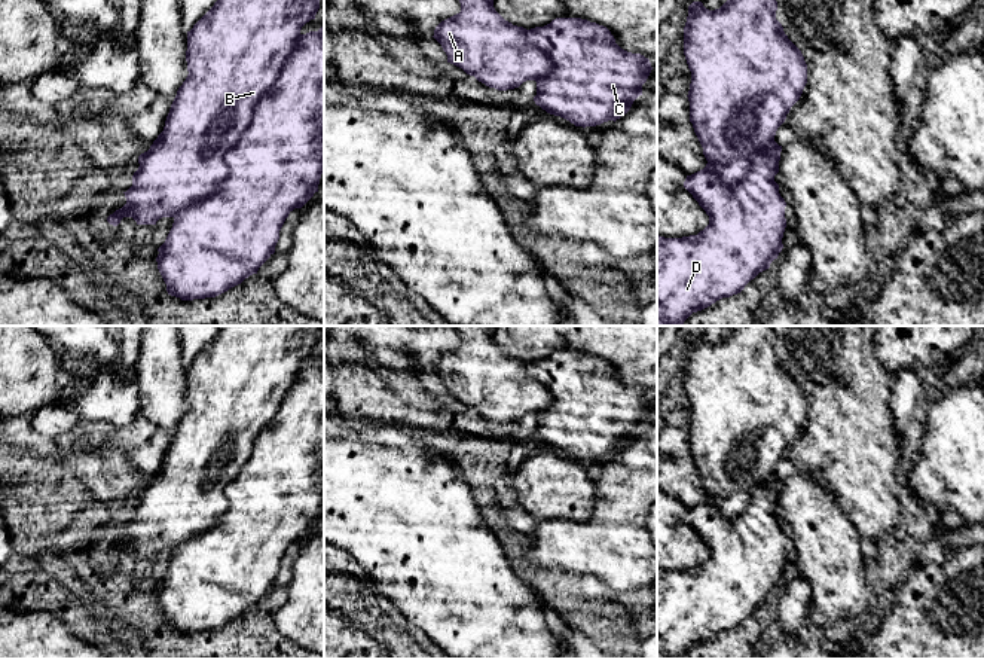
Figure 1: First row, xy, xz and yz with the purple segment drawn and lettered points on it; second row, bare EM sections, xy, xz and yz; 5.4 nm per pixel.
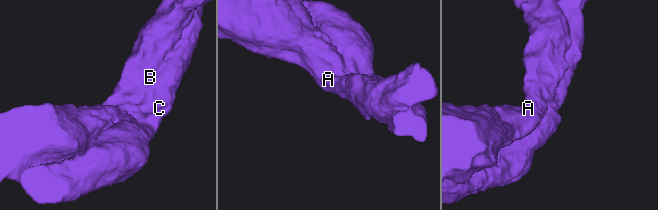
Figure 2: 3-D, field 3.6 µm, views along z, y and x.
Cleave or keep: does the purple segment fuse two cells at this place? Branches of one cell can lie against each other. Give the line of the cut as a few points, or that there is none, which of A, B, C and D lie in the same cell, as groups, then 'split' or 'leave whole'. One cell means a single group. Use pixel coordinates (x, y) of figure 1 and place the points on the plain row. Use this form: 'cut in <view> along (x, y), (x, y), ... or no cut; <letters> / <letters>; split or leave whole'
cut in xy along (300, 368), (243, 470), (228, 485), (228, 509), (174, 551); A B / C D; split

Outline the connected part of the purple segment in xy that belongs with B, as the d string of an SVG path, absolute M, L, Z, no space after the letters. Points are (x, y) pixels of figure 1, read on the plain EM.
M220 326L214 339L187 364L187 411L178 421L165 454L164 464L153 475L150 482L138 489L138 503L132 509L132 519L123 525L126 537L107 550L107 555L117 559L123 550L132 550L137 558L156 558L162 550L175 550L183 543L201 536L211 528L220 516L227 510L229 501L226 497L227 485L242 472L250 458L256 437L272 422L287 391L296 379L302 360L315 353L320 342L320 333L324 326Z

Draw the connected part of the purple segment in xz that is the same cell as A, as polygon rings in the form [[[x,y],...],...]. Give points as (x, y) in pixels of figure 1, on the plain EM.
[[[493,326],[453,327],[461,345],[441,354],[433,369],[446,385],[447,396],[498,424],[519,421],[526,414],[537,415],[551,405],[550,390],[526,373],[526,361],[513,359],[495,344]]]

